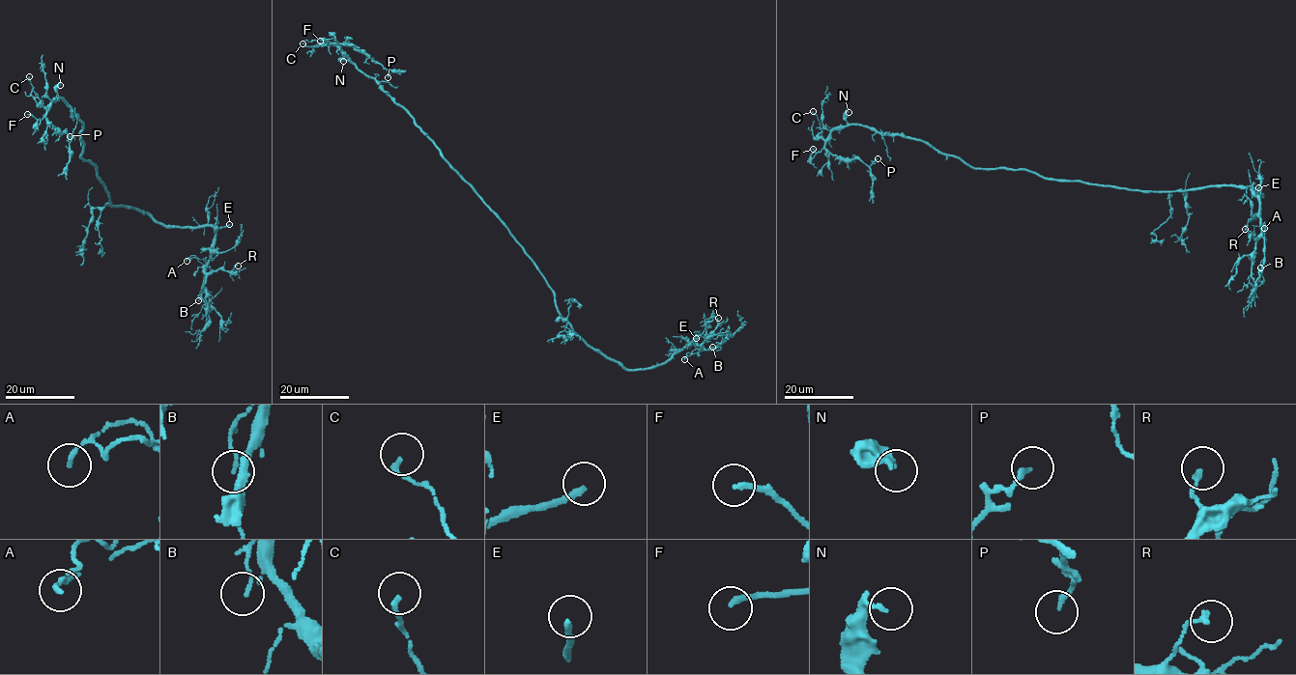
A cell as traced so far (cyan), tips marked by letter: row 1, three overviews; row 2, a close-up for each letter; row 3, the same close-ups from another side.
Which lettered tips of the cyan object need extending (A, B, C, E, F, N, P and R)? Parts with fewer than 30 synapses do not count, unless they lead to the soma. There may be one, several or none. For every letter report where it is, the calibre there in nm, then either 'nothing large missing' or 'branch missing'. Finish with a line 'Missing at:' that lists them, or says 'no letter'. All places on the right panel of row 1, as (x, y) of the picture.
A: at (1264, 228); 150 nm thick; nothing large missing
B: at (1260, 267); 110 nm thick; nothing large missing
C: at (813, 111); 150 nm thick; nothing large missing
E: at (1258, 187); 200 nm thick; branch missing
F: at (813, 149); 180 nm thick; nothing large missing
N: at (849, 112); 130 nm thick; nothing large missing
P: at (878, 158); 170 nm thick; nothing large missing
R: at (1245, 229); 160 nm thick; nothing large missing
Missing at: E

